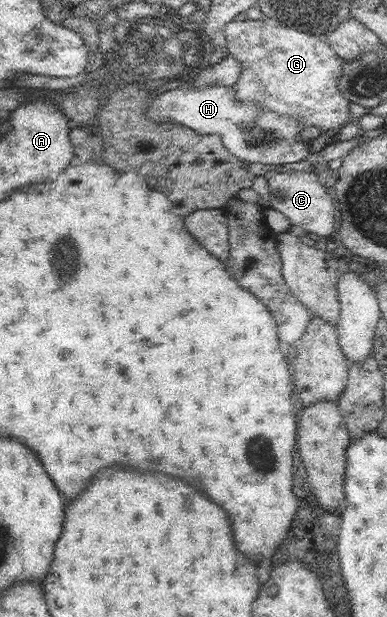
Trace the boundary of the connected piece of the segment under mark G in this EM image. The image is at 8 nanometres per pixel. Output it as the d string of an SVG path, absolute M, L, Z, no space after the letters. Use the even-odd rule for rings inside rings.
M267 17L259 21L249 19L231 21L225 26L224 33L228 54L239 60L242 67L239 81L233 86L237 94L236 99L252 100L256 105L262 105L279 115L296 117L305 128L316 125L322 134L334 129L337 135L348 123L350 101L337 89L337 84L343 74L344 60L335 53L323 37Z

